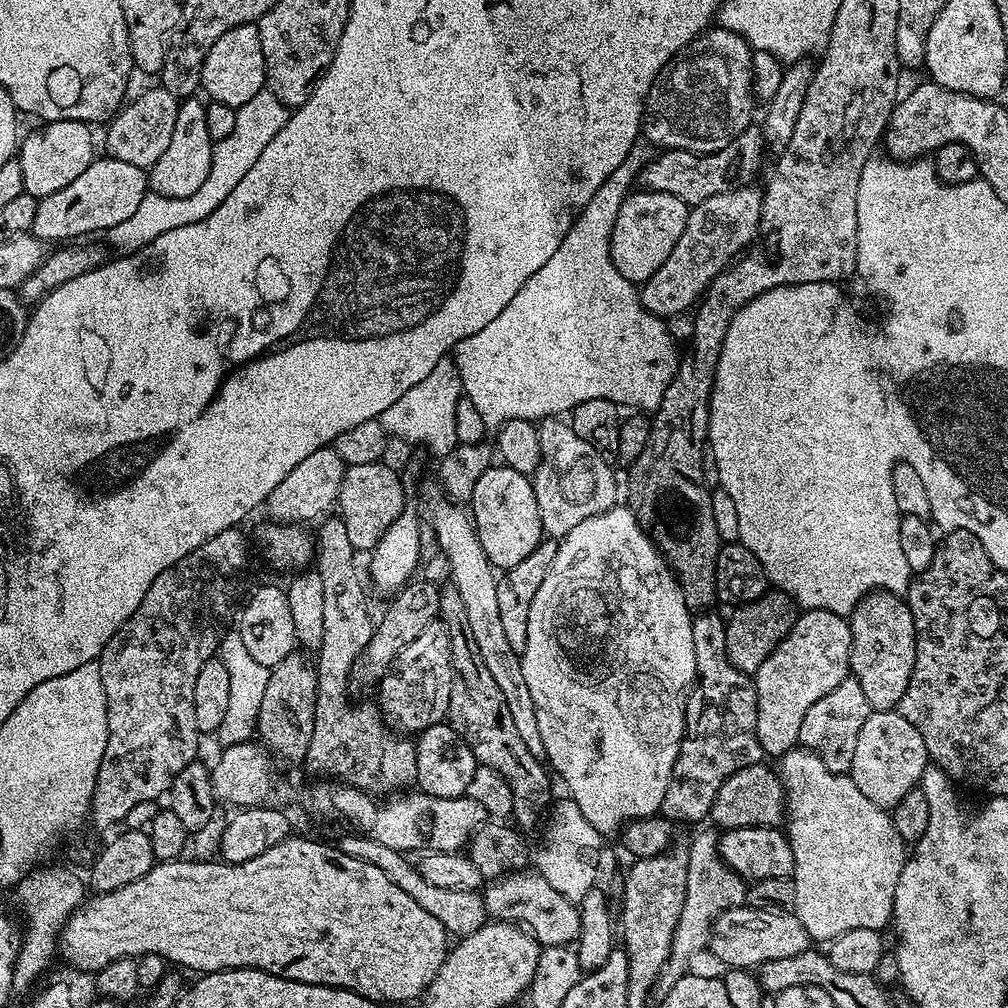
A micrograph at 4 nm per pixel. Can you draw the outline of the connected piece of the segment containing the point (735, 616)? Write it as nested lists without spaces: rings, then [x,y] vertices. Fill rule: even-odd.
[[[769,590],[764,593],[762,598],[752,600],[749,604],[733,607],[731,612],[732,617],[729,615],[726,620],[726,654],[738,670],[754,674],[758,670],[758,666],[762,666],[762,662],[766,662],[766,658],[770,658],[770,654],[774,654],[774,650],[783,642],[786,634],[790,634],[798,615],[798,605],[791,596],[787,596],[784,592]]]

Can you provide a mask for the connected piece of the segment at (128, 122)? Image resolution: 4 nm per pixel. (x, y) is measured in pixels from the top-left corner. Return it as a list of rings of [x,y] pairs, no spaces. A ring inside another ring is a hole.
[[[159,86],[148,88],[137,100],[129,99],[107,125],[108,133],[104,136],[104,148],[111,159],[126,162],[130,166],[138,166],[145,170],[152,168],[166,146],[170,146],[170,138],[174,138],[174,130],[178,124],[180,100],[170,90]]]

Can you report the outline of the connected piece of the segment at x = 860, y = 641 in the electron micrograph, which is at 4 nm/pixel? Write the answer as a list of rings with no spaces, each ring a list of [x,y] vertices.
[[[869,592],[852,612],[850,623],[851,675],[862,686],[862,694],[866,694],[872,711],[891,712],[899,705],[902,694],[906,694],[916,657],[916,623],[908,609],[908,601],[894,592]]]

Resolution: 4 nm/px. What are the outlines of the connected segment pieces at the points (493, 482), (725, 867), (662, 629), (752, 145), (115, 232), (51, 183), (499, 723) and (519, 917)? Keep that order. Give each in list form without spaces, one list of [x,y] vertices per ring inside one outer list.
[[[489,466],[474,482],[474,490],[470,501],[470,519],[472,527],[476,529],[476,537],[486,554],[486,558],[492,563],[493,569],[503,570],[510,566],[518,566],[525,558],[530,558],[546,533],[542,526],[542,518],[538,514],[538,498],[534,498],[534,486],[527,475],[519,473],[507,466]]]
[[[708,826],[687,845],[688,865],[686,866],[686,896],[682,906],[682,914],[678,918],[678,926],[674,930],[672,953],[666,966],[660,971],[658,981],[661,989],[667,990],[684,976],[689,975],[692,959],[708,947],[708,938],[712,931],[712,922],[725,912],[727,908],[739,908],[745,903],[748,884],[722,859],[718,847],[718,832],[715,827]]]
[[[617,506],[602,514],[594,514],[594,518],[586,518],[586,522],[578,522],[578,526],[570,530],[570,534],[559,537],[554,562],[550,562],[550,570],[546,570],[546,578],[542,578],[542,586],[538,586],[538,594],[534,594],[534,602],[530,602],[526,646],[520,653],[520,661],[522,675],[526,678],[526,687],[534,697],[534,710],[538,714],[538,734],[542,734],[542,746],[547,763],[555,775],[557,772],[564,779],[564,784],[568,787],[567,795],[578,804],[579,810],[582,810],[582,814],[586,816],[586,821],[601,834],[619,833],[629,821],[655,816],[660,812],[666,786],[670,782],[674,762],[678,758],[680,743],[684,741],[686,735],[684,707],[696,679],[693,619],[693,613],[688,607],[676,575],[668,567],[667,560],[660,555],[659,548],[644,533],[631,508]]]
[[[749,126],[745,132],[738,134],[738,138],[734,138],[734,142],[722,146],[722,150],[717,152],[663,151],[649,160],[640,171],[639,187],[649,192],[674,194],[689,206],[701,204],[706,202],[706,198],[714,198],[714,194],[729,192],[730,189],[751,181],[748,179],[764,164],[764,142],[766,143],[765,133],[759,127]]]
[[[265,90],[254,94],[250,102],[236,109],[234,130],[227,134],[226,138],[213,143],[210,172],[206,174],[206,180],[202,182],[202,186],[198,186],[198,190],[190,194],[190,198],[146,195],[142,198],[142,202],[138,202],[138,208],[134,210],[134,214],[126,218],[126,222],[118,222],[118,226],[108,229],[106,239],[117,248],[115,250],[117,253],[131,254],[139,252],[147,244],[154,242],[154,238],[166,234],[166,230],[178,230],[178,226],[186,226],[190,222],[198,222],[206,218],[222,203],[226,194],[230,194],[230,190],[234,190],[234,186],[242,182],[246,170],[250,170],[250,166],[258,162],[262,150],[266,150],[266,146],[274,139],[274,134],[278,134],[278,130],[286,126],[289,115],[288,105],[283,104],[274,93]]]
[[[53,120],[40,127],[44,128],[30,133],[25,140],[23,137],[18,144],[24,192],[33,198],[49,196],[54,190],[62,190],[62,186],[70,186],[70,182],[74,182],[74,178],[78,178],[94,159],[93,129],[83,120]]]
[[[460,686],[453,687],[446,720],[470,746],[477,765],[498,770],[498,774],[507,778],[512,791],[511,819],[517,820],[515,823],[521,829],[532,828],[537,823],[536,828],[541,823],[542,817],[554,796],[552,784],[548,781],[550,772],[537,756],[530,754],[530,750],[526,750],[510,713],[504,711],[503,703],[495,703],[480,705],[478,701],[472,700],[470,689],[460,689]]]
[[[528,870],[511,878],[493,880],[482,892],[487,915],[496,922],[515,922],[531,932],[544,948],[568,946],[577,939],[580,932],[580,910],[575,903],[567,900],[561,892],[550,886],[550,882],[535,871]]]

